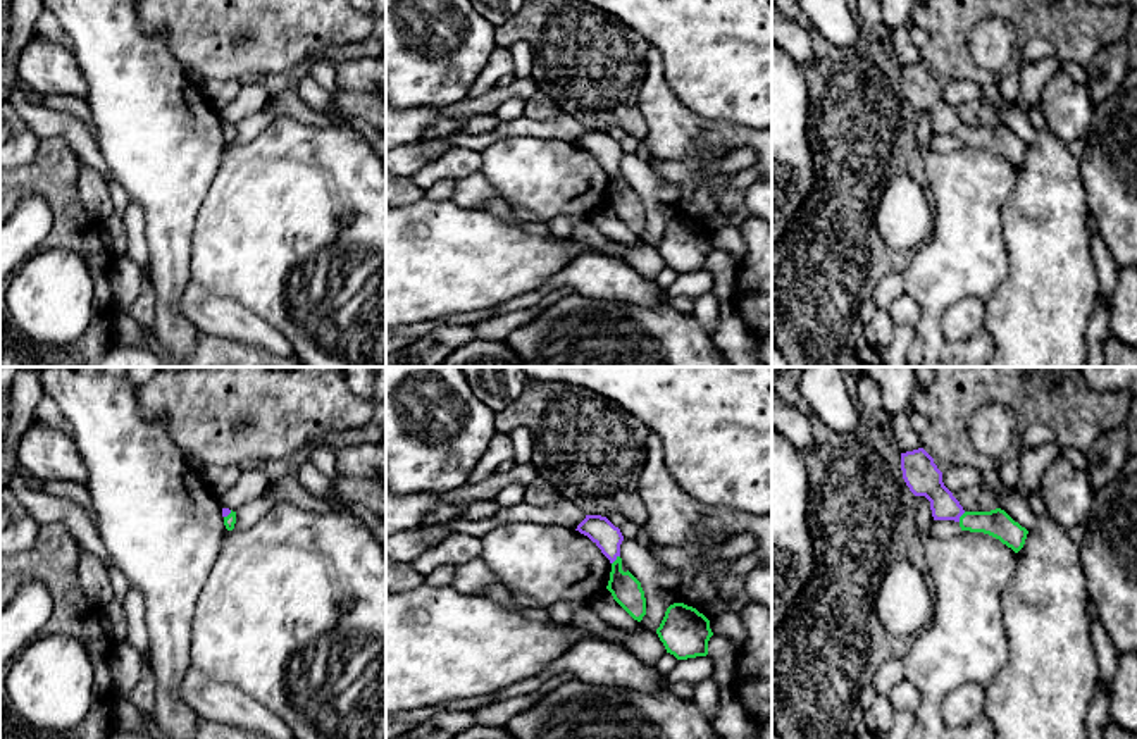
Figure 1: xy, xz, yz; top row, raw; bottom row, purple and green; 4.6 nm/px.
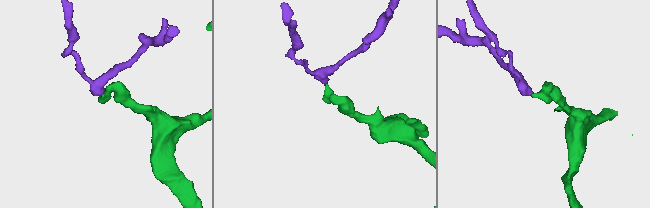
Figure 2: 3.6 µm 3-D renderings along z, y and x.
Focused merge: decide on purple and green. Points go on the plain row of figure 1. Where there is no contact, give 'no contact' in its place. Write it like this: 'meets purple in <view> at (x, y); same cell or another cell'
meets purple in xz at (615, 173); same cell

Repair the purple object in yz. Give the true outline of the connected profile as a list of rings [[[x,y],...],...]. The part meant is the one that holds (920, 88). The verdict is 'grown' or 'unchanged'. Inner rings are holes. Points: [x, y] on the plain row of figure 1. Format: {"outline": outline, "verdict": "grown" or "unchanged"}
{"outline": [[[923,62],[901,67],[901,84],[910,105],[930,115],[934,134],[954,134],[961,145],[989,148],[1015,167],[1023,162],[1028,145],[1001,122],[991,126],[965,126],[944,100],[942,86]]], "verdict": "grown"}

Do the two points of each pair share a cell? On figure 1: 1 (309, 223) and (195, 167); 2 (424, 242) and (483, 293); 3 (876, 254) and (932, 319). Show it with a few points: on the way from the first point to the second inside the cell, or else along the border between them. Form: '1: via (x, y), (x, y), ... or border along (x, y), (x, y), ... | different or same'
1: border along (228, 145), (214, 181), (197, 212) | different
2: via (438, 255), (450, 260), (469, 279) | same
3: border along (908, 262), (901, 271) | different

